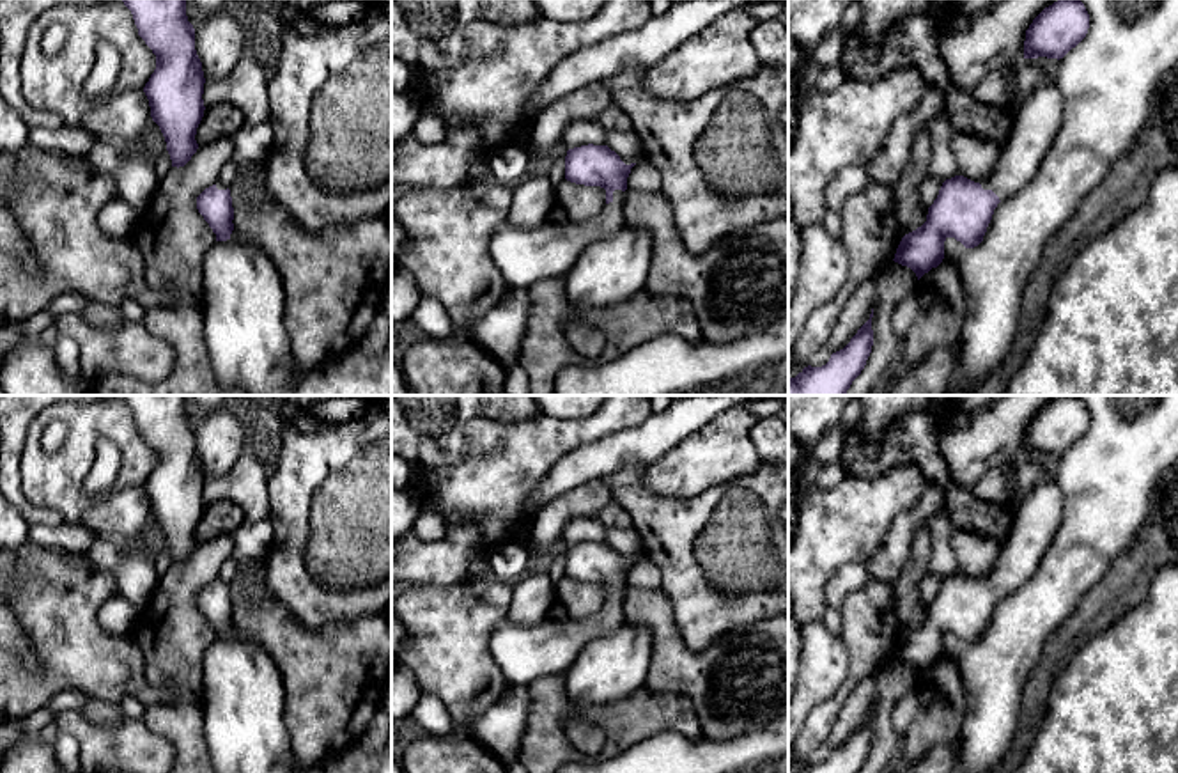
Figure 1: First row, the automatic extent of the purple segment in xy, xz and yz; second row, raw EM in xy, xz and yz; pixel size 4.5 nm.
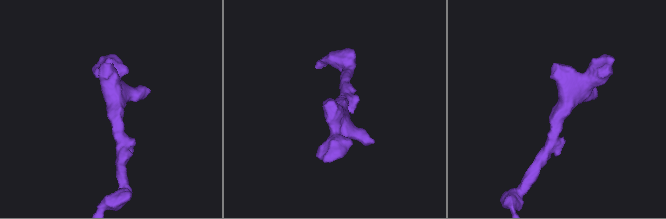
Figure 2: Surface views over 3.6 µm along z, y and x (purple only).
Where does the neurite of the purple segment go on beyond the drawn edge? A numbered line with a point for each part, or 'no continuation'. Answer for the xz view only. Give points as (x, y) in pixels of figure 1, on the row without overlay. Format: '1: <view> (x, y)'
1: xz (525, 653)

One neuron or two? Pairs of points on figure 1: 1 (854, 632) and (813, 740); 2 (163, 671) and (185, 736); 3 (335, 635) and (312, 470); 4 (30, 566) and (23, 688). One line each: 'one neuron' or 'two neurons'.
1: one neuron
2: one neuron
3: two neurons
4: one neuron

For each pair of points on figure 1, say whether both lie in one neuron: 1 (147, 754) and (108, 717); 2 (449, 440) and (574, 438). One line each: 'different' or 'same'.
1: different
2: different

